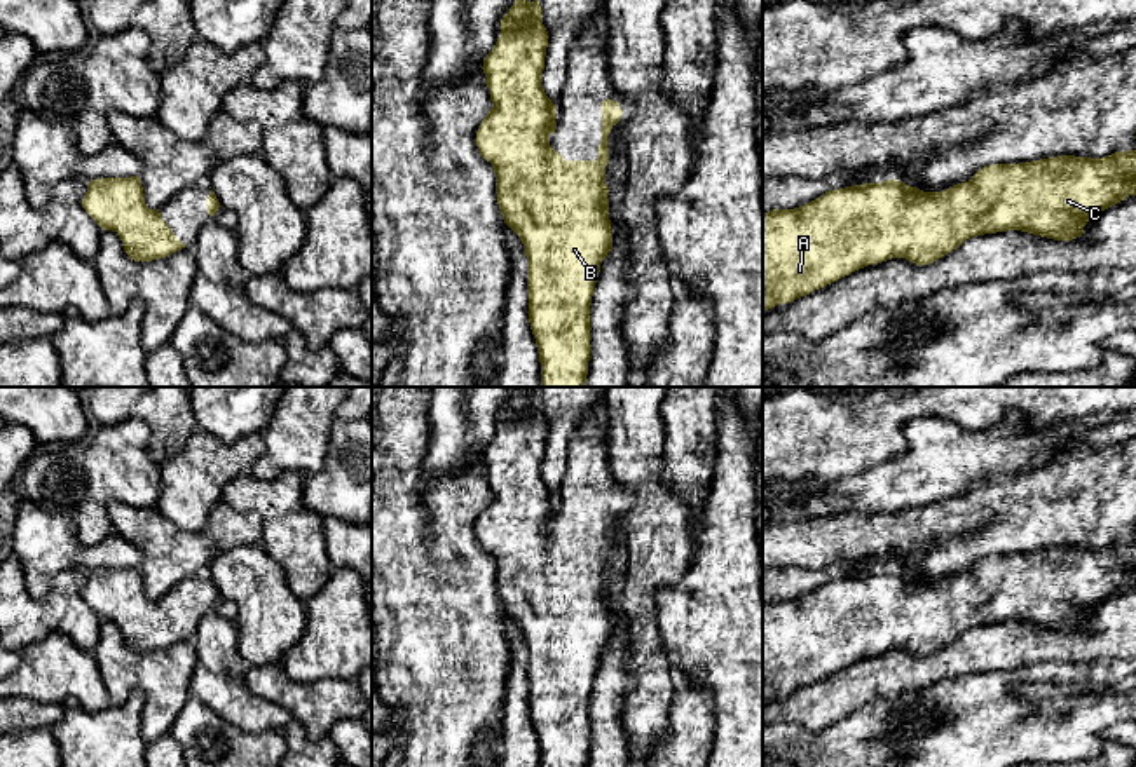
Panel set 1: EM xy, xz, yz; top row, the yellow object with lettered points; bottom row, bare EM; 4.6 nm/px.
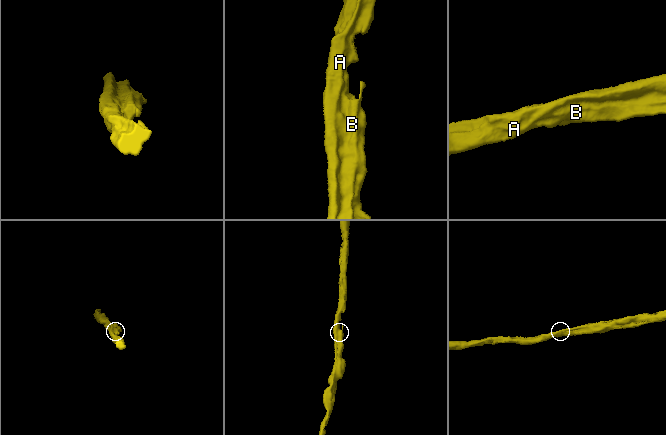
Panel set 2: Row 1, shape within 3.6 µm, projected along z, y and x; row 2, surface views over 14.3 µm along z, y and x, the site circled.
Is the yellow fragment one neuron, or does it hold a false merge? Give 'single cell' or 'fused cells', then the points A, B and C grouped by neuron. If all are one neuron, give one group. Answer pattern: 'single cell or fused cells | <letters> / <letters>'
single cell | A B C

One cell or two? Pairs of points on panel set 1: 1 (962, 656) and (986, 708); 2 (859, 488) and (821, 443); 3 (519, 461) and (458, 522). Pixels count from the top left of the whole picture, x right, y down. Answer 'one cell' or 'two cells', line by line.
1: two cells
2: two cells
3: two cells

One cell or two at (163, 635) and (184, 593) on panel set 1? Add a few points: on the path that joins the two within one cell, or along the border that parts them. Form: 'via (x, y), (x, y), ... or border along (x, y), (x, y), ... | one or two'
via (164, 624), (184, 604) | one

